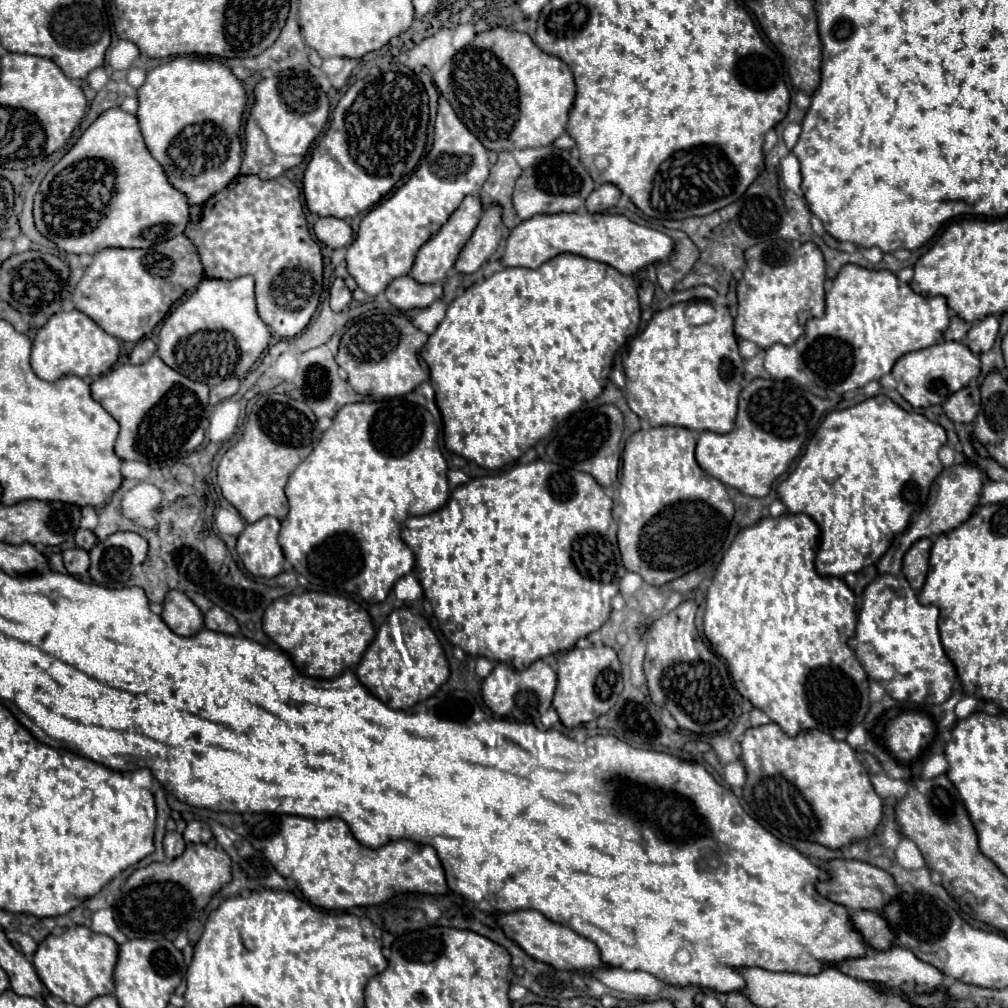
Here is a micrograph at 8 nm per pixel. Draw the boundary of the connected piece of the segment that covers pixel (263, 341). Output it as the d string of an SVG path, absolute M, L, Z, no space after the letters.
M242 276L232 282L204 278L198 288L164 318L156 354L182 376L216 386L228 376L242 378L266 350L268 342L270 328L256 312L252 276Z

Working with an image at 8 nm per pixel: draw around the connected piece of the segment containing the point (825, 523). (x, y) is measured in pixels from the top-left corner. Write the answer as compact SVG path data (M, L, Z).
M884 394L872 396L852 408L826 414L794 472L778 486L780 500L786 504L788 512L804 512L820 526L822 544L816 554L816 570L820 576L842 578L848 572L874 566L882 558L892 540L908 526L910 516L926 504L928 490L942 472L938 450L944 444L946 432L940 424L930 422L922 414L902 410Z

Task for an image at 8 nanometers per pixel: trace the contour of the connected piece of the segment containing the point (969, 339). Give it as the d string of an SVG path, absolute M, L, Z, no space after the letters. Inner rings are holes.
M988 316L980 322L974 322L970 332L966 334L964 344L974 352L974 354L982 354L988 352L996 340L998 334L998 318L996 316Z

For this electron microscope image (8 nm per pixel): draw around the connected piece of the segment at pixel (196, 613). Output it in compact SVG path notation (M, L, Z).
M170 590L164 598L162 620L178 636L196 636L204 628L200 608L180 590Z

